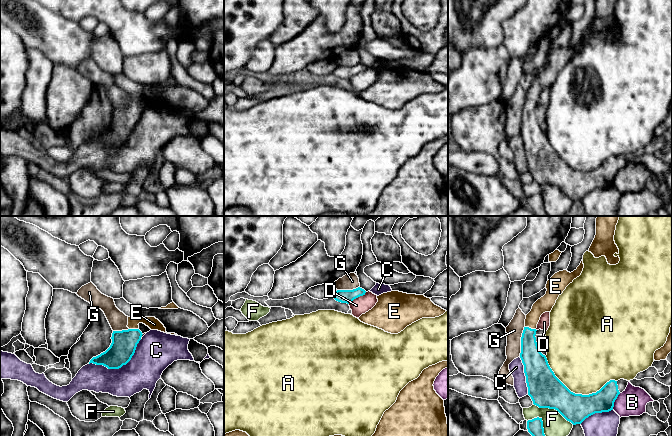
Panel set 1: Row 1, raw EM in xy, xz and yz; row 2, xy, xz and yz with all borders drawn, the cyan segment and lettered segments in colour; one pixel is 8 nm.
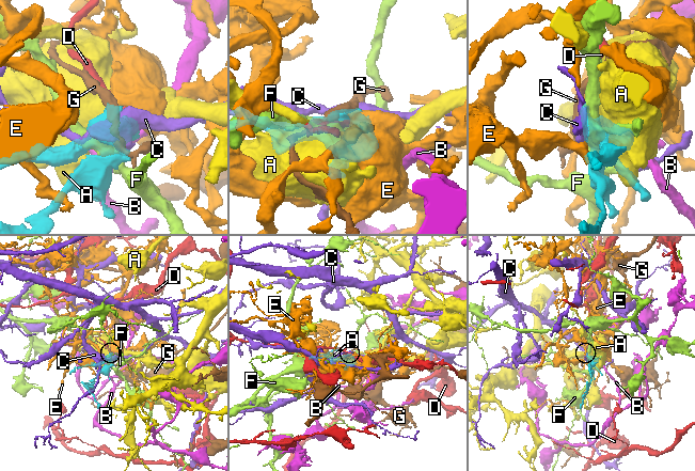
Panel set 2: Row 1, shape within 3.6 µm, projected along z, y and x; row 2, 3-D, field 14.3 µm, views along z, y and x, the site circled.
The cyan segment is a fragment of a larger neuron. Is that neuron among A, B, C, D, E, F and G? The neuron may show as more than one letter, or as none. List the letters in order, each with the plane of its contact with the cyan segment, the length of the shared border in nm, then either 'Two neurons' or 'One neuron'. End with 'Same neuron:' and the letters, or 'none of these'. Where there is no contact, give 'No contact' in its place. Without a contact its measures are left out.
A: Touches cyan in yz. Shared border 600 nm. Two neurons
B: Touches cyan in yz. Shared border 150 nm. Two neurons
C: Touches cyan in xy. Shared border 460 nm. Two neurons
D: Touches cyan in xz. Shared border 180 nm. Two neurons
E: Touches cyan in yz. Shared border 90 nm. One neuron
F: Touches cyan in yz. Shared border 360 nm. Two neurons
G: Touches cyan in yz. Shared border 260 nm. Two neurons
Same neuron: E

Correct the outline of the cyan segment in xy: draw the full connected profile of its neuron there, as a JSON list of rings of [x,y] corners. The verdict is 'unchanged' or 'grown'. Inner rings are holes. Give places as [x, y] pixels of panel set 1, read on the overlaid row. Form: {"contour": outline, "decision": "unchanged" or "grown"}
{"contour": [[[128,317],[128,330],[113,331],[110,347],[100,355],[93,357],[90,363],[103,365],[108,369],[119,369],[126,365],[135,353],[137,344],[141,340],[142,332],[139,330],[139,323],[143,323],[151,330],[158,330],[164,333],[166,328],[155,317]]], "decision": "grown"}

